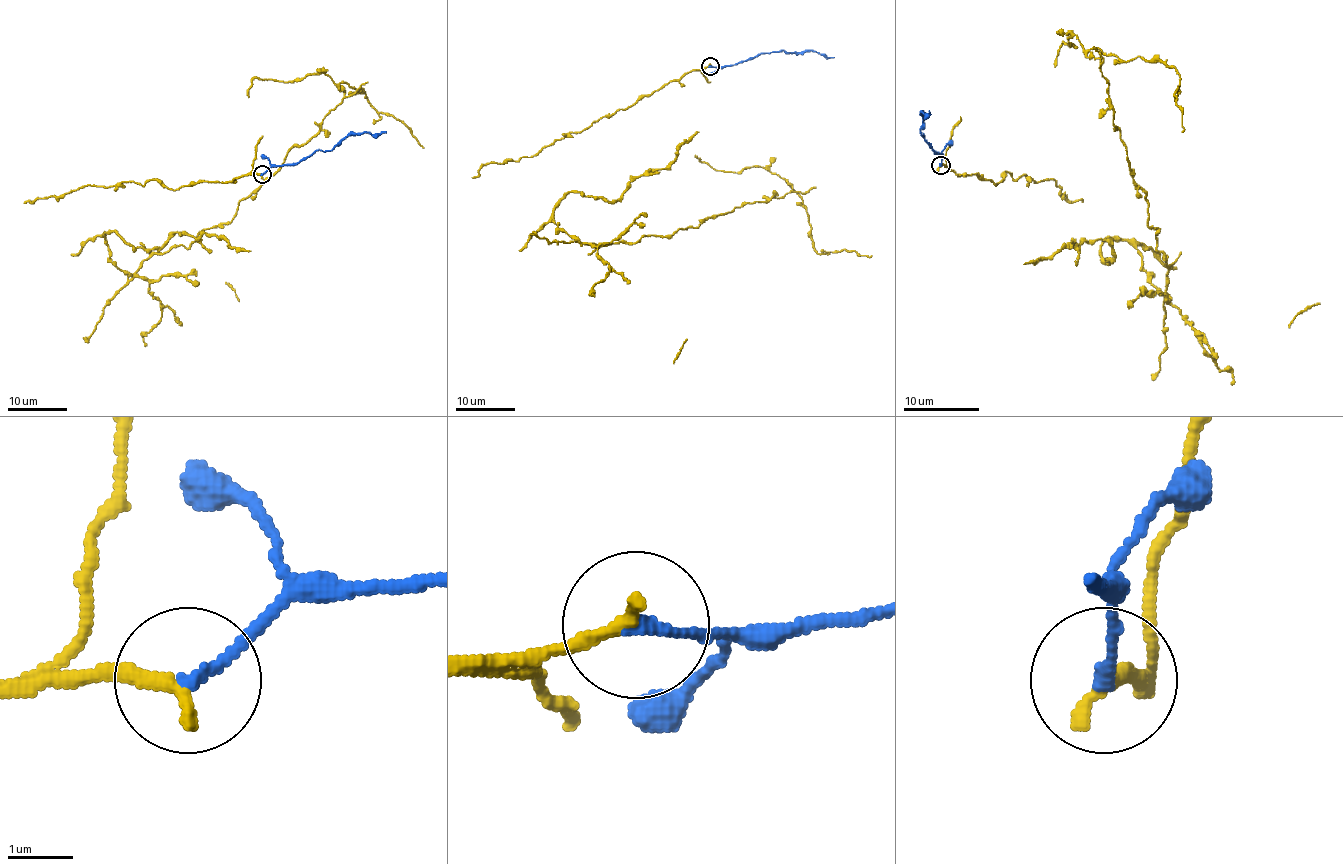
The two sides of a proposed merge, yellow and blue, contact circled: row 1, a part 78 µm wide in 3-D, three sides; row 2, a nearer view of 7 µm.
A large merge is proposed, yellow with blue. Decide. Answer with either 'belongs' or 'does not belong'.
does not belong

